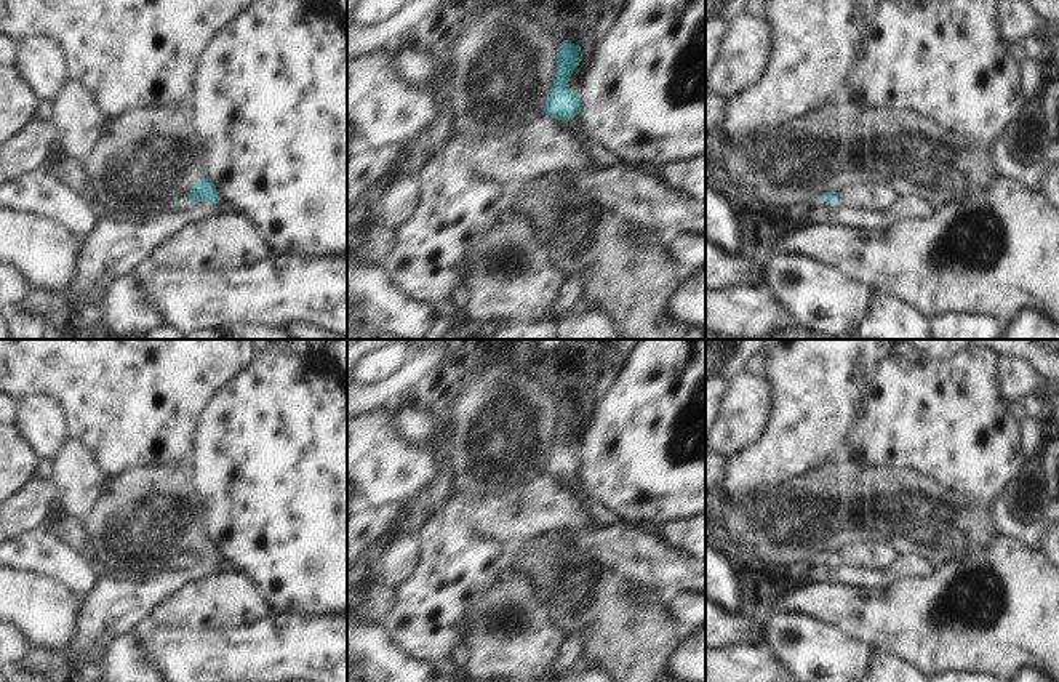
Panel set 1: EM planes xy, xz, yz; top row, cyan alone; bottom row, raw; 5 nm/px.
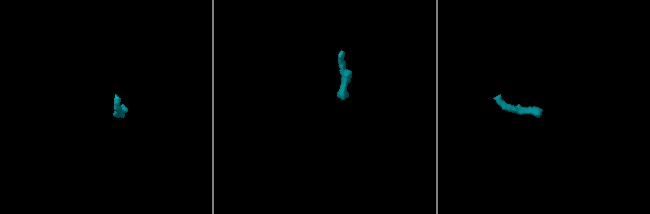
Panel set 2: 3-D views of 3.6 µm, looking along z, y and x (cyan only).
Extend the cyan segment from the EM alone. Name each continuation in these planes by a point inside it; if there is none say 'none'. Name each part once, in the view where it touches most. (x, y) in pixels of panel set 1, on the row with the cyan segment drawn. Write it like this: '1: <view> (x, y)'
1: xz (600, 157)

